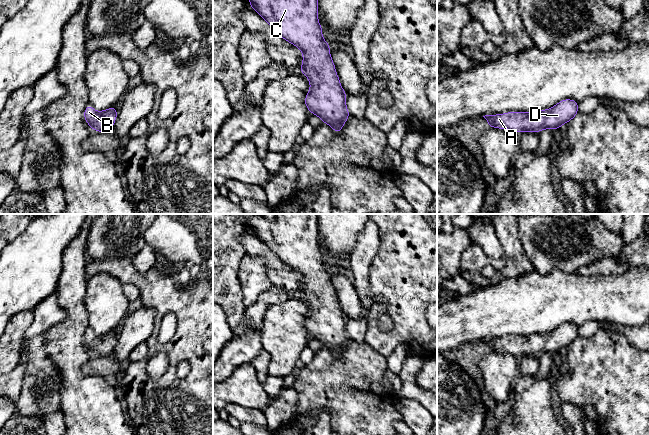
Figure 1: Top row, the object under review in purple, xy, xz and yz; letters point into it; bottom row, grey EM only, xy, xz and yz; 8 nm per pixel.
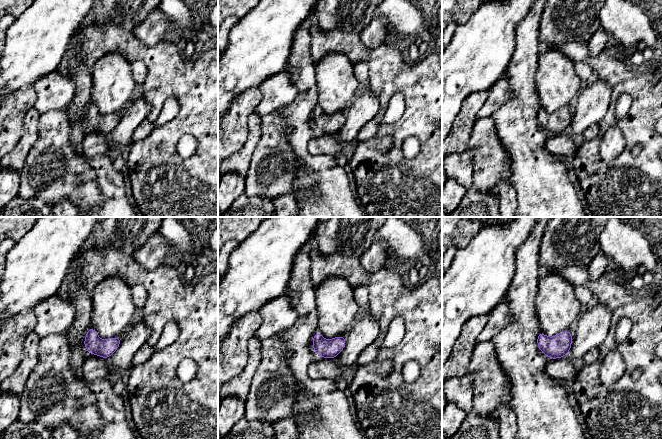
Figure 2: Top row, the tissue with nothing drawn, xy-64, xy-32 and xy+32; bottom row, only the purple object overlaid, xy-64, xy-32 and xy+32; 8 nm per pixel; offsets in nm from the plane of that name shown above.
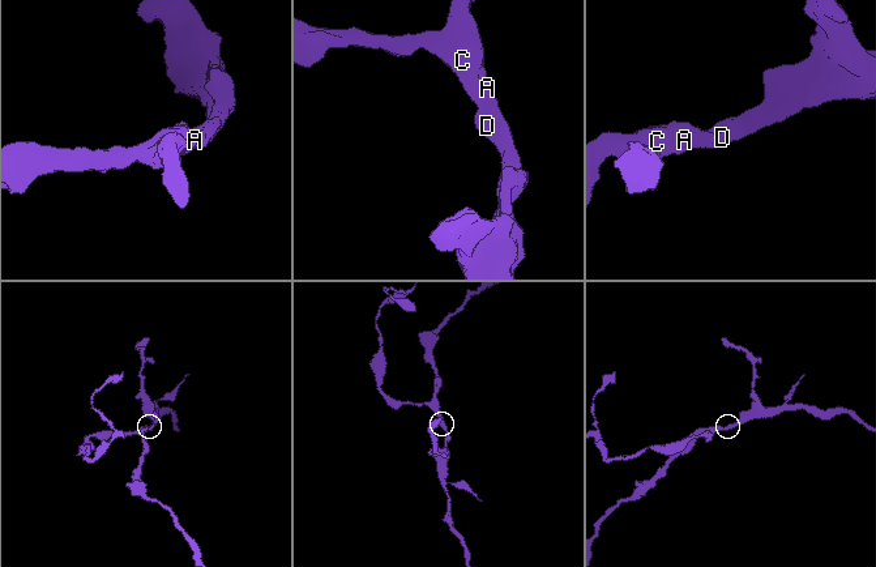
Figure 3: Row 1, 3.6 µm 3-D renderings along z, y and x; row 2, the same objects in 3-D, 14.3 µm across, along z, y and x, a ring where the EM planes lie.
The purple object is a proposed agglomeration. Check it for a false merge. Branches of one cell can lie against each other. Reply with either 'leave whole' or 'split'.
leave whole

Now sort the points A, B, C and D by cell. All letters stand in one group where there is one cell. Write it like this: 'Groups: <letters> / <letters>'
Groups: A B C D

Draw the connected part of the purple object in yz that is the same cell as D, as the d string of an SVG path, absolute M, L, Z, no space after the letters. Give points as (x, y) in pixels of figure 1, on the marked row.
M563 99L550 109L526 112L507 112L483 116L489 127L509 129L517 133L537 132L544 129L559 129L578 114L578 102Z

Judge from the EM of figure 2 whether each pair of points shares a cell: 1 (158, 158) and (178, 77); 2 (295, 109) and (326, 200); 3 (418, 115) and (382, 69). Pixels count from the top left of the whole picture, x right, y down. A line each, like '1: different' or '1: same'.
1: same
2: same
3: same

